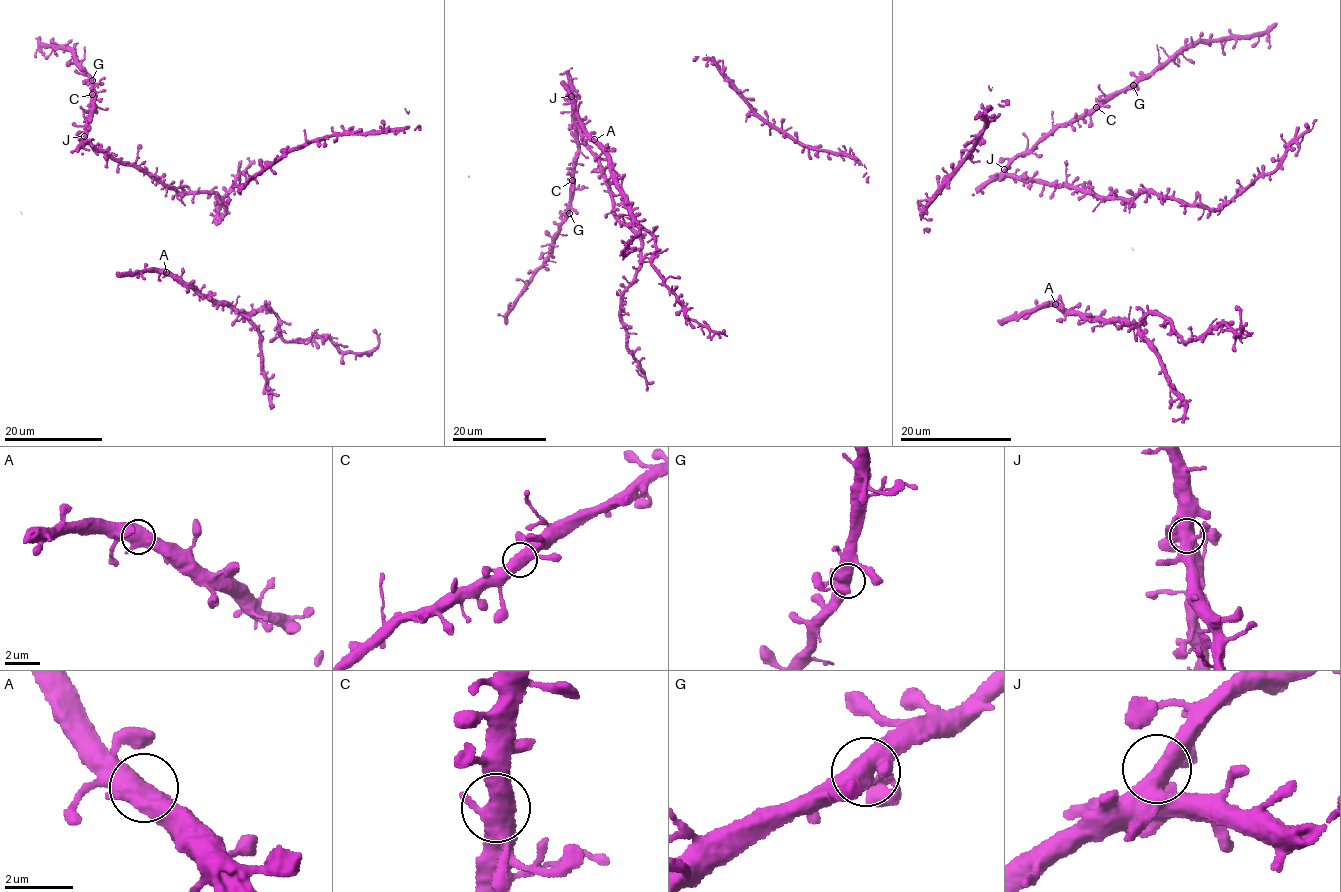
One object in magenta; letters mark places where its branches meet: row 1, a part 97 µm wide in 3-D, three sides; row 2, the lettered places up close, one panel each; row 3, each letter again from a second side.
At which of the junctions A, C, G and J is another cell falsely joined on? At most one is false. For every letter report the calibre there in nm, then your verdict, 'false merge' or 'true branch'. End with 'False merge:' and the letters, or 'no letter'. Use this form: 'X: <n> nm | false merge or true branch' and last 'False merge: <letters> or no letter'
A: 650 nm | true branch
C: 600 nm | true branch
G: 550 nm | true branch
J: 500 nm | true branch
False merge: no letter

